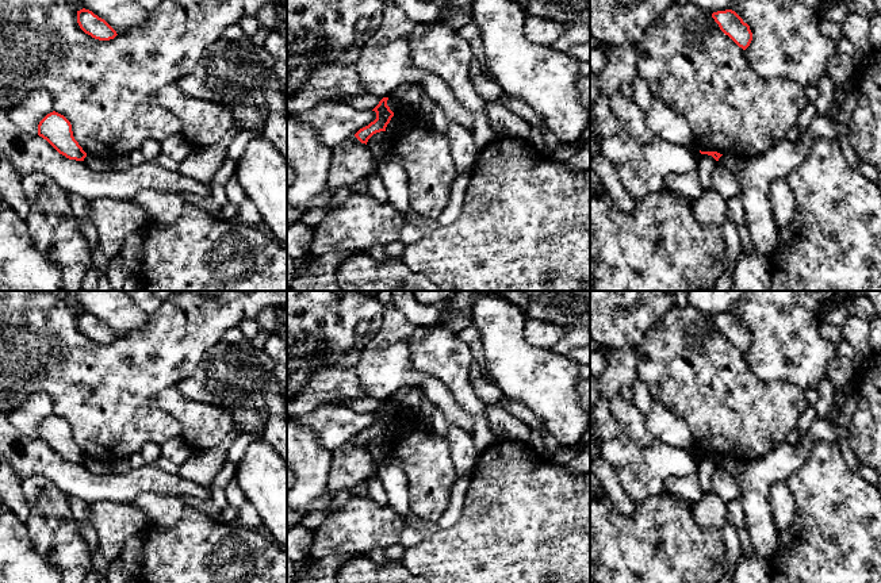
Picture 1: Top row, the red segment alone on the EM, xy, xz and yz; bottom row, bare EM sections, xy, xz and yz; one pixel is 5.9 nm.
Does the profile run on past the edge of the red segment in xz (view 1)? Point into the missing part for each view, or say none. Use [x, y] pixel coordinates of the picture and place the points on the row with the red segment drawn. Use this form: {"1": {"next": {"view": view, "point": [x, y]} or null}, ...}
{"1": {"next": null}}

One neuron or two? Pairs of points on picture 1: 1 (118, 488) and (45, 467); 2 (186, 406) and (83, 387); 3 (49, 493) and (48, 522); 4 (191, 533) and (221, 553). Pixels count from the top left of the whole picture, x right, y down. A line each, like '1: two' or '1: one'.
1: one
2: two
3: one
4: one

